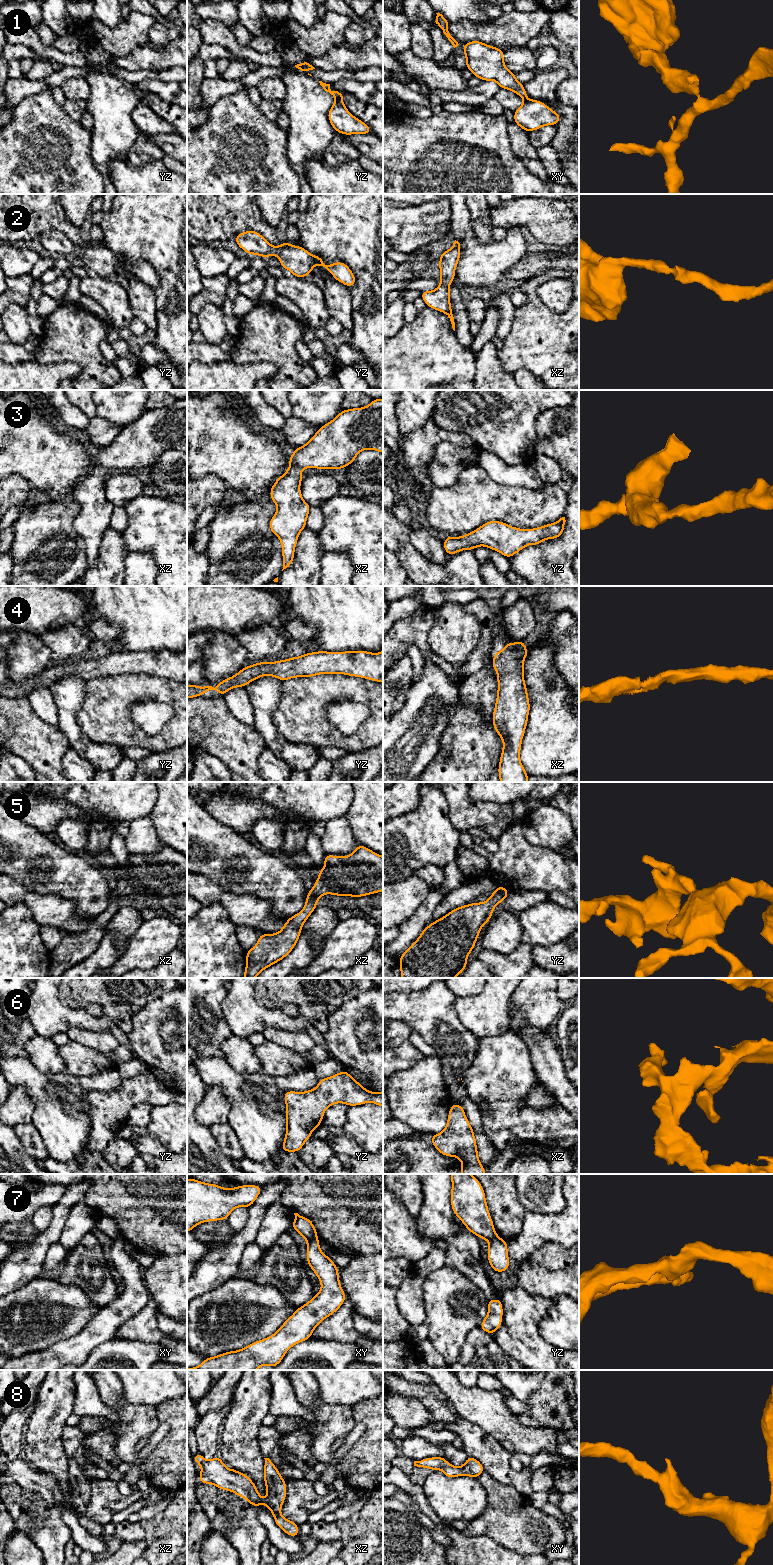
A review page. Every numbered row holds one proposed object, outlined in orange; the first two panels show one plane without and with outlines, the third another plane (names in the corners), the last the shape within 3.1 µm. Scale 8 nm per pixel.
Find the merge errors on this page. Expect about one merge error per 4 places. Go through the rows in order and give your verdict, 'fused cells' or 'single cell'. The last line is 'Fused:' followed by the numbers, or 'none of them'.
1: fused cells
2: single cell
3: single cell
4: single cell
5: single cell
6: single cell
7: fused cells
8: single cell
Fused: 1, 7

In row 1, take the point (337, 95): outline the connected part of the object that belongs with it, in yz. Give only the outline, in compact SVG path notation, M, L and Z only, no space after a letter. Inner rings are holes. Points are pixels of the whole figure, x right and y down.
M319 81L319 83L323 87L323 89L326 92L329 92L336 100L342 100L345 97L345 95L342 92L332 91L330 89L330 84L323 83L322 81Z

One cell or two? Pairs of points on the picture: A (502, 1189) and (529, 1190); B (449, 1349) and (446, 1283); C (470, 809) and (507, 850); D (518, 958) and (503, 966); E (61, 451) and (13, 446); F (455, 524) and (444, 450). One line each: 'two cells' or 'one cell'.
A: two cells
B: one cell
C: two cells
D: one cell
E: one cell
F: two cells

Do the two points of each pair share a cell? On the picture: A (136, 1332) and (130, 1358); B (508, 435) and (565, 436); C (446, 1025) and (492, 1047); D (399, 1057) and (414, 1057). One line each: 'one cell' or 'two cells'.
A: two cells
B: two cells
C: two cells
D: one cell

